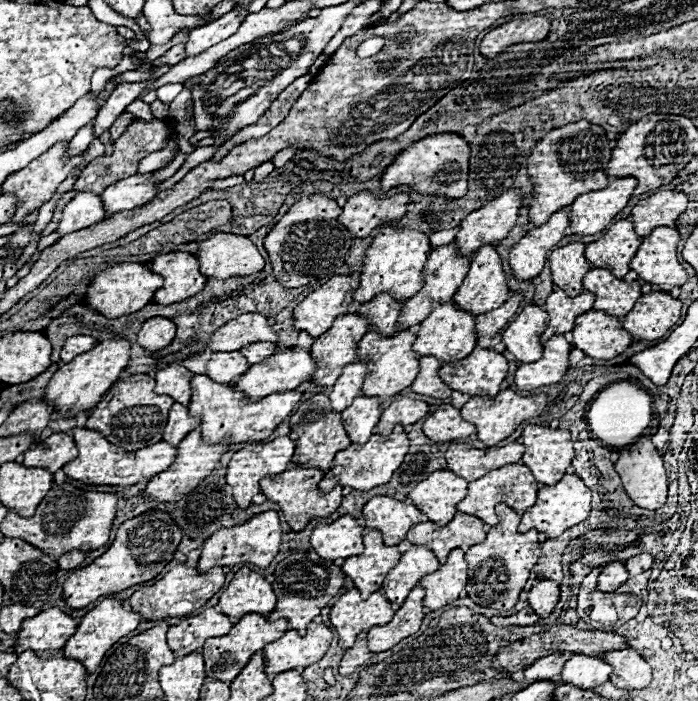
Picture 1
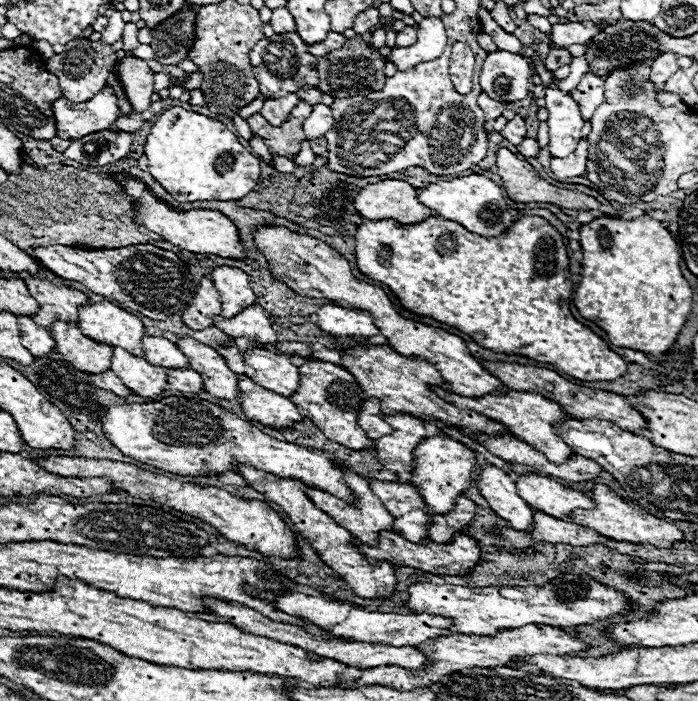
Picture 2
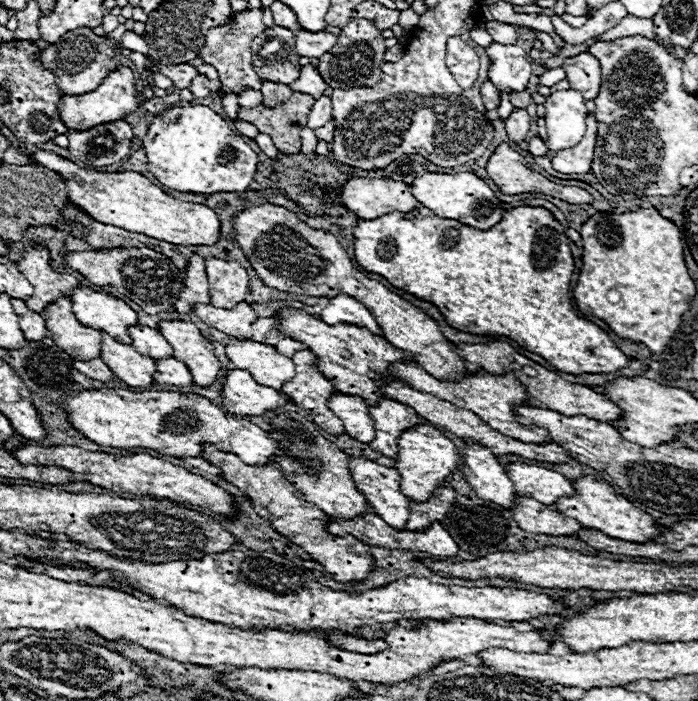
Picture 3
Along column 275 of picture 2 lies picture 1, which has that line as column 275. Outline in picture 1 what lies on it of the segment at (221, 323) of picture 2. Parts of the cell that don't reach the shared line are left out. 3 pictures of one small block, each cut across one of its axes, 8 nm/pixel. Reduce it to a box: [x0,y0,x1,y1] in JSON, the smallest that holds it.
[206,314,278,352]

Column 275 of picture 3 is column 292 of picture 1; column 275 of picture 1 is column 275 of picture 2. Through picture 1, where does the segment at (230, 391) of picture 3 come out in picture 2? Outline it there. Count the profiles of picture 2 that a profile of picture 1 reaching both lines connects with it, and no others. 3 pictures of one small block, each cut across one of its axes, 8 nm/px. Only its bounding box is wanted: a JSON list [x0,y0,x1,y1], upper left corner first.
[238,374,304,430]

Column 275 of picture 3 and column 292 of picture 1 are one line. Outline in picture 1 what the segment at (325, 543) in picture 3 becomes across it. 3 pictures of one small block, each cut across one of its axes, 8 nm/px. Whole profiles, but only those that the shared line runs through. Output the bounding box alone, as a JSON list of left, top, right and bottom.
[260,466,342,530]

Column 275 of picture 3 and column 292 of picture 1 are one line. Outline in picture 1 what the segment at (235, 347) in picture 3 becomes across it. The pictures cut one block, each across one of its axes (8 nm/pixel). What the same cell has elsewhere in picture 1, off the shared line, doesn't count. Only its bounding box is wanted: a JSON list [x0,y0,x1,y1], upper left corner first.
[234,348,318,400]

